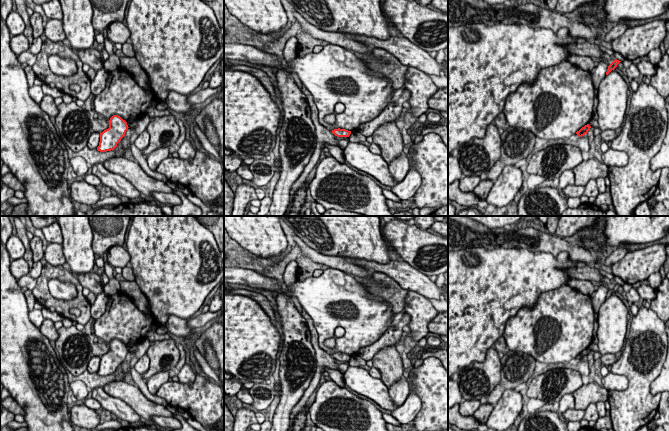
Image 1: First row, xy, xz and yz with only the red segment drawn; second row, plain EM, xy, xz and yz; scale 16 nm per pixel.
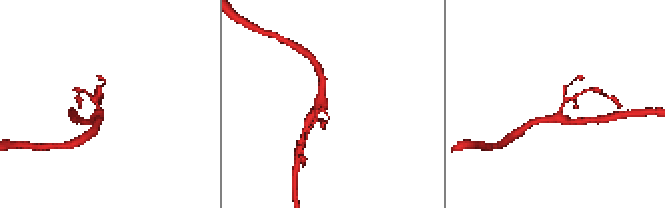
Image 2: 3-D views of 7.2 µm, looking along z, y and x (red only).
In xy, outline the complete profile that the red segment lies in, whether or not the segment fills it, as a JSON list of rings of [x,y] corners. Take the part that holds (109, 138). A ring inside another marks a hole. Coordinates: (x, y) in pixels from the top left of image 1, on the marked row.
[[[113,115],[108,122],[109,128],[100,133],[100,142],[97,147],[100,152],[114,150],[129,128],[127,122],[118,115]]]

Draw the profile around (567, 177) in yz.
[[[573,169],[564,171],[559,177],[559,189],[563,190],[567,185],[574,185],[575,175]]]

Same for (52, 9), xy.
[[[51,0],[42,4],[43,11],[49,20],[62,20],[63,12],[59,0]]]

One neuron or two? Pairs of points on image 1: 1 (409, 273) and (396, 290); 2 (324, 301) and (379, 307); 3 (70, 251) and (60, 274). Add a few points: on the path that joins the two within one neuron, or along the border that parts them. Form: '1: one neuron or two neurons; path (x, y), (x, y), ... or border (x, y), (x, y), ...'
1: two neurons; border (379, 272), (390, 276), (408, 290)
2: one neuron; path (338, 299), (350, 299), (356, 305), (365, 305)
3: two neurons; border (69, 271), (74, 275)

